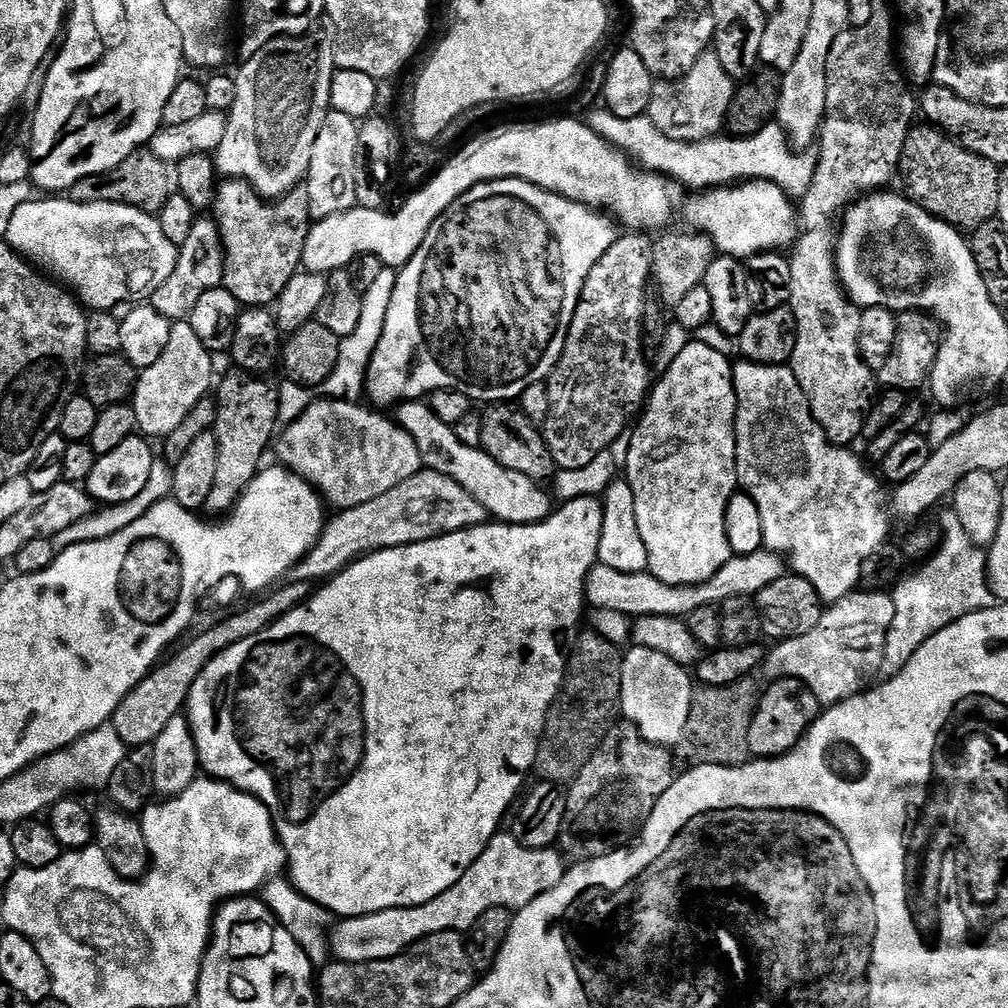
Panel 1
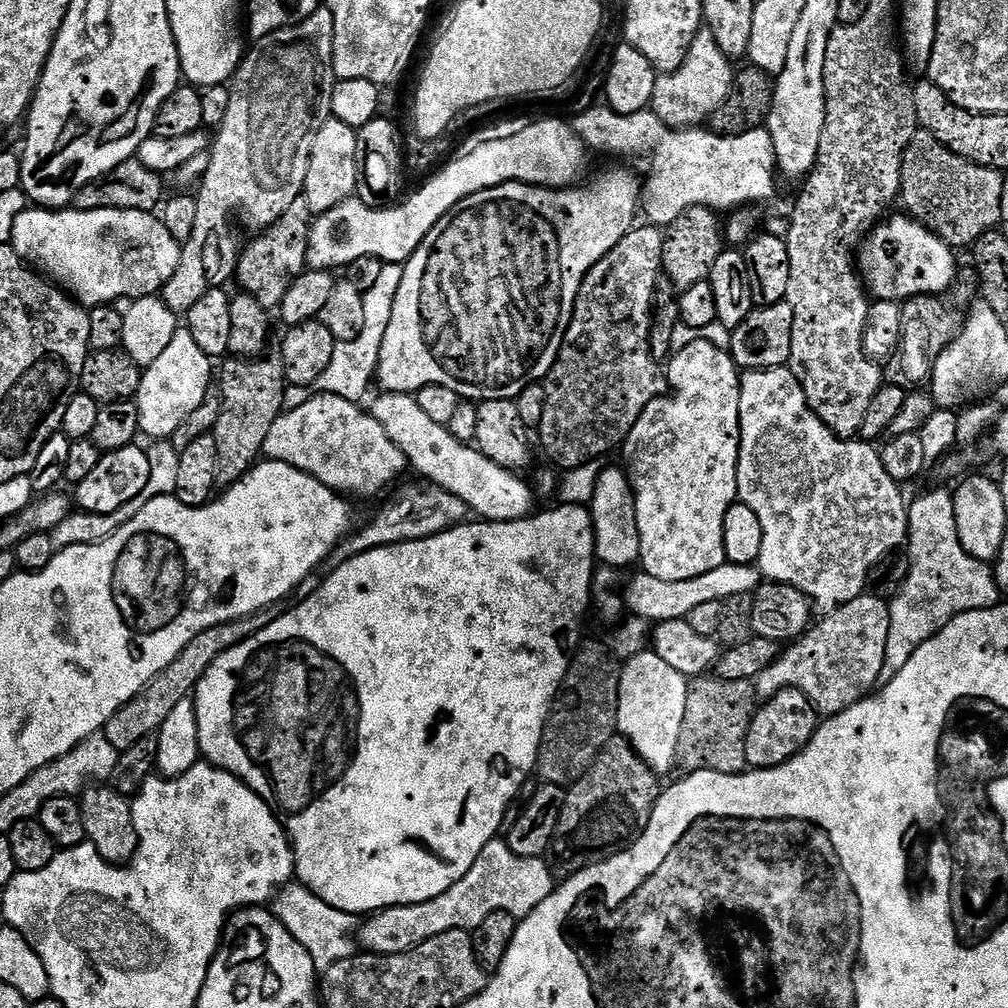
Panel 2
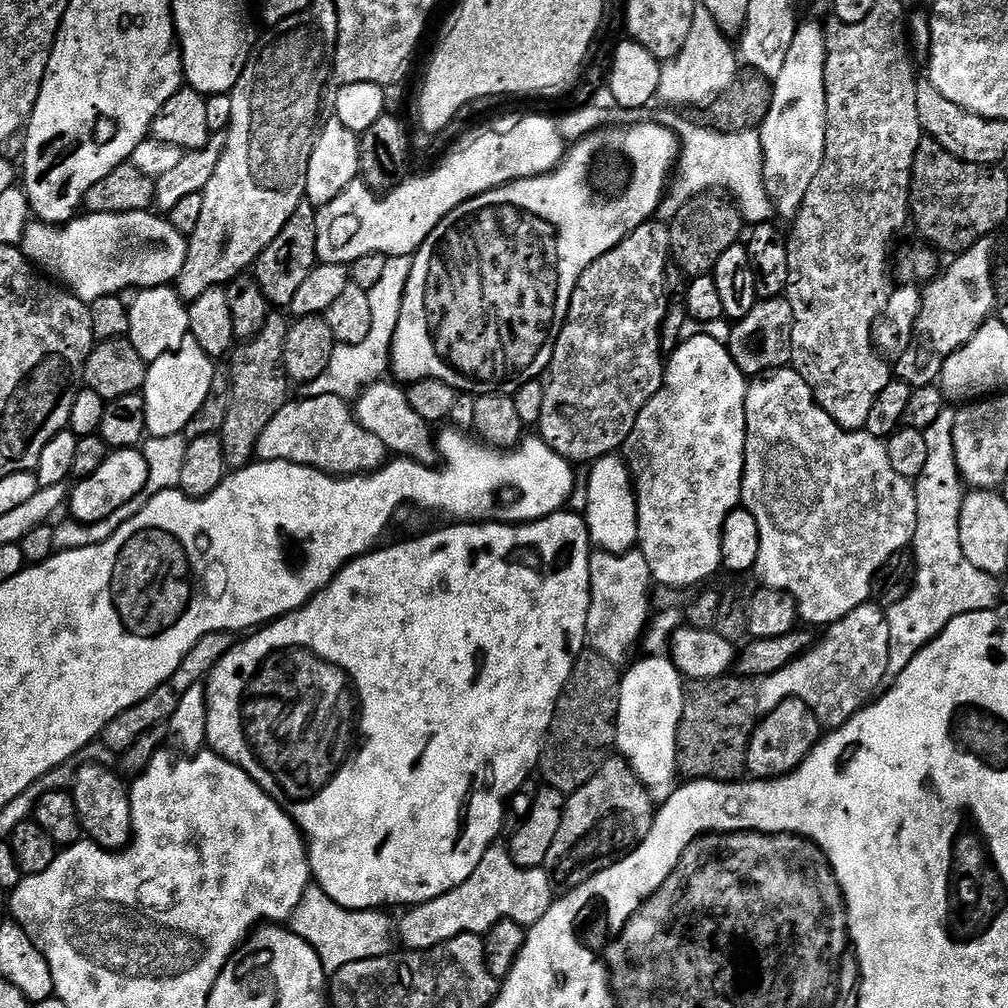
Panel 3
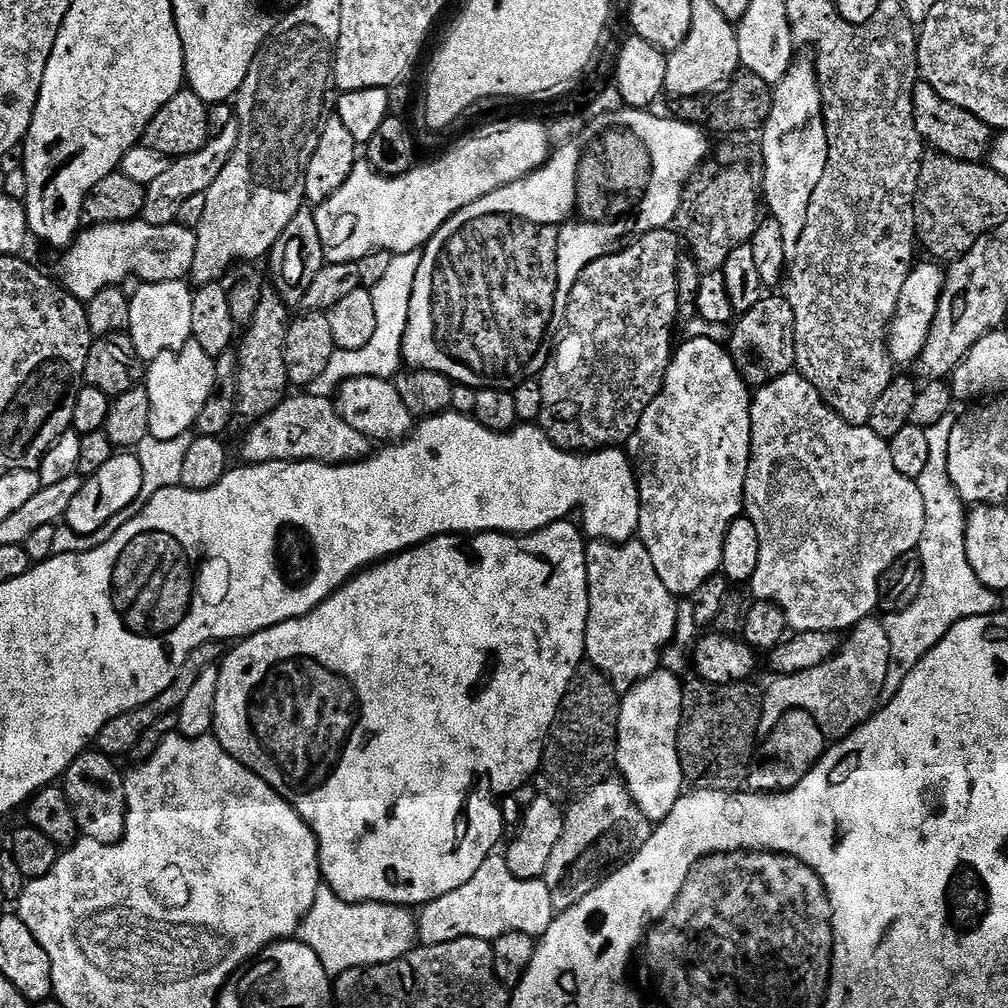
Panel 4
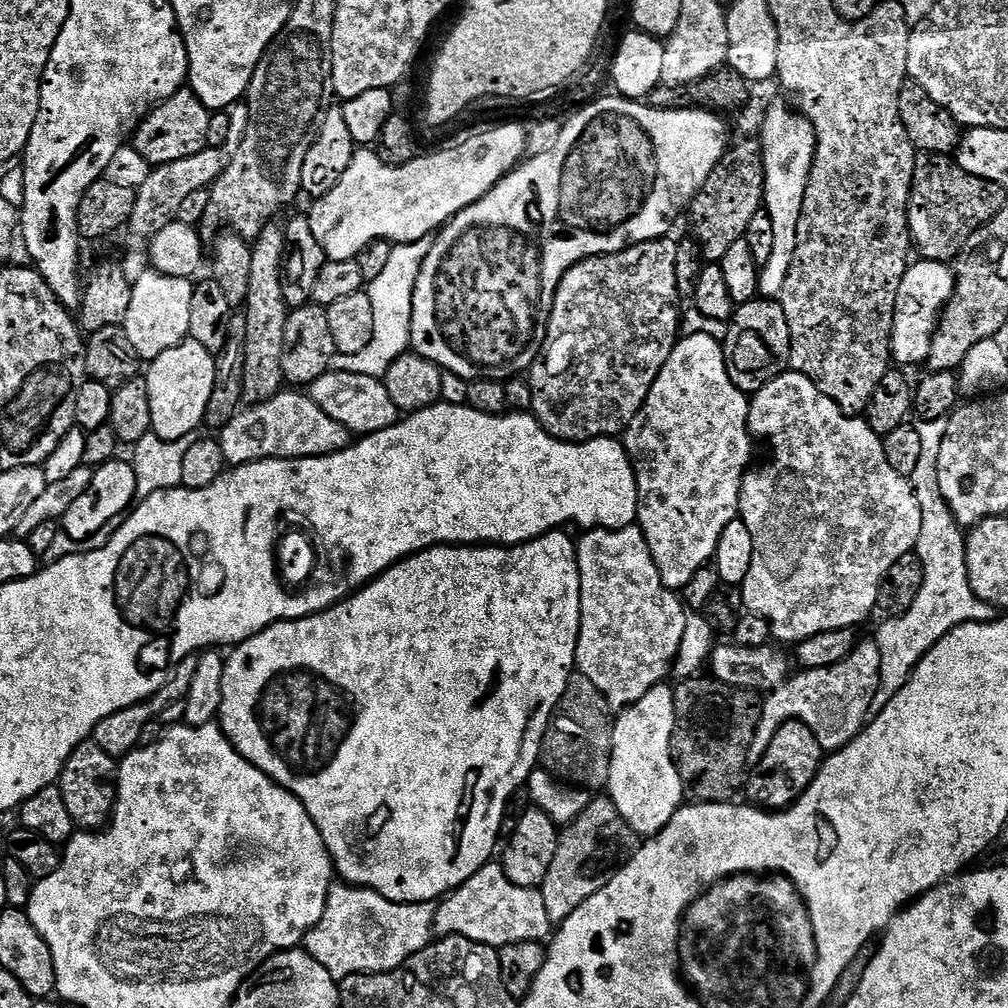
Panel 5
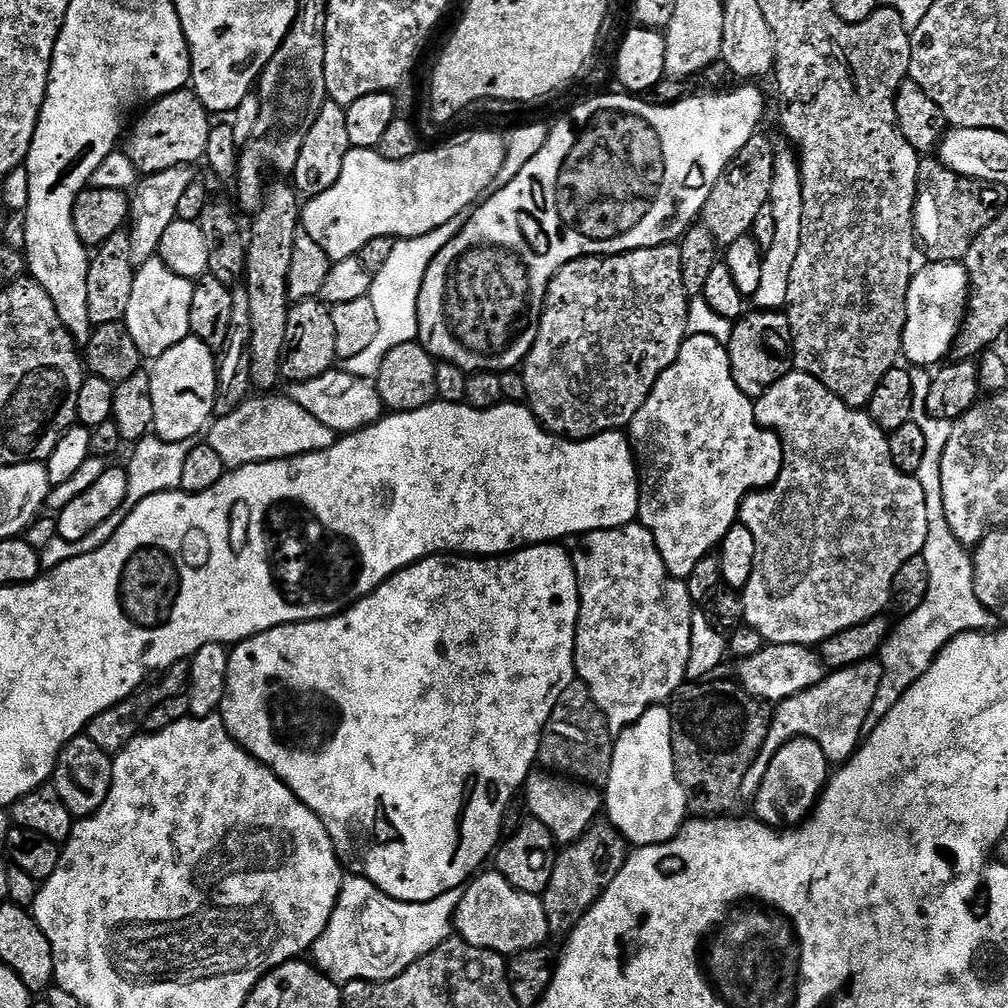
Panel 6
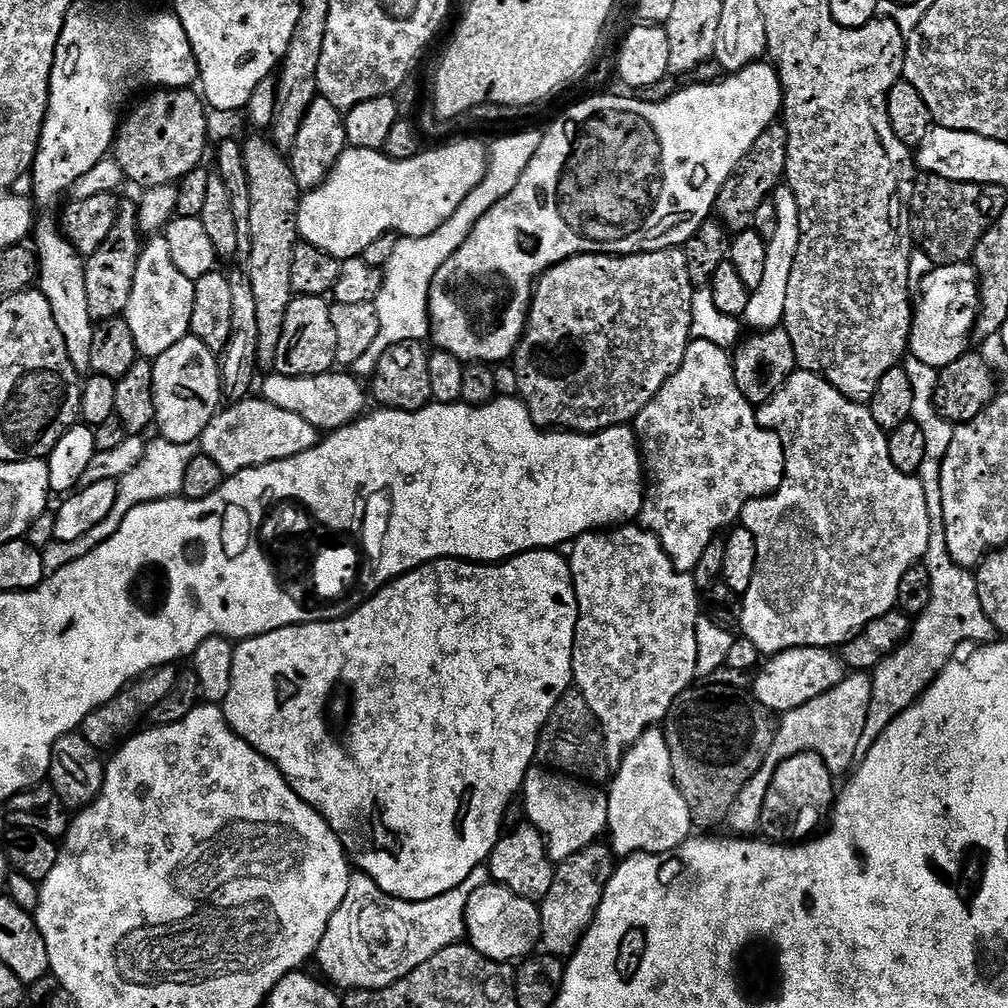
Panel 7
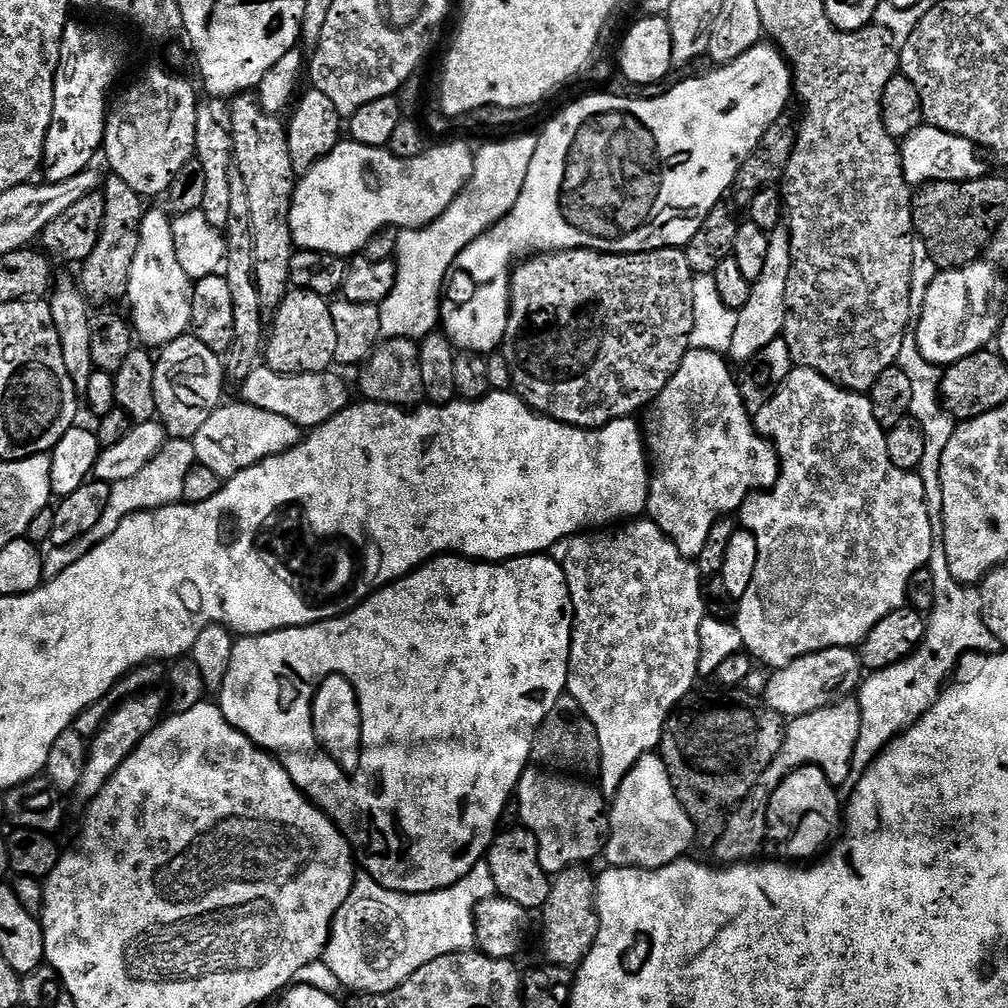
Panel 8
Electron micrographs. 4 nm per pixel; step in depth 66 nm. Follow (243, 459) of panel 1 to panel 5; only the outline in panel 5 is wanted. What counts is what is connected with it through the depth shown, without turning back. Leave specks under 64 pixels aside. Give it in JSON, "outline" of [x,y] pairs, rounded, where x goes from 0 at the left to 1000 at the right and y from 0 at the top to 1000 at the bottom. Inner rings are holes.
{"outline":[[[277,221],[266,222],[253,235],[248,256],[248,292],[240,312],[244,315],[240,391],[242,401],[259,401],[272,395],[283,384],[280,371],[280,339],[284,339],[284,319],[287,305],[282,298],[282,226]]]}

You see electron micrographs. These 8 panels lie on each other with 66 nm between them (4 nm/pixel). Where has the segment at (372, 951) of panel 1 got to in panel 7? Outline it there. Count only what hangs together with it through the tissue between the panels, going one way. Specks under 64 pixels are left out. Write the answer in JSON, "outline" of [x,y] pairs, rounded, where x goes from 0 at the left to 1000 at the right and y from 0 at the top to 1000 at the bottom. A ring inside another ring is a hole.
{"outline":[[[491,875],[479,877],[466,887],[460,919],[463,936],[487,952],[515,954],[529,947],[536,937],[535,900]]]}

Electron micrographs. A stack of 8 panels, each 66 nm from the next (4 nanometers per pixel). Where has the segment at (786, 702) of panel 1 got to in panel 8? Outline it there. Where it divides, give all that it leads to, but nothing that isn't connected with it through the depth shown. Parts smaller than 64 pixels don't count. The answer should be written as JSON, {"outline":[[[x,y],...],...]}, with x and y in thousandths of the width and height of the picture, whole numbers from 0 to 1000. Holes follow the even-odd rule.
{"outline":[[[811,758],[789,762],[772,776],[772,784],[764,788],[762,804],[756,813],[762,819],[761,832],[770,836],[769,848],[775,854],[809,854],[830,832],[835,821],[835,790],[833,794],[829,786],[832,786],[830,779],[821,775]]]}

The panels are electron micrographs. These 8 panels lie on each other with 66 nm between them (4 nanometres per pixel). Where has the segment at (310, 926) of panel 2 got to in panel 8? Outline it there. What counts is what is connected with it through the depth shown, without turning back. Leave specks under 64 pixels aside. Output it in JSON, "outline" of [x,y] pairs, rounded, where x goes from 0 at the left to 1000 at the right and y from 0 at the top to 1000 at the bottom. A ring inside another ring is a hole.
{"outline":[[[483,855],[472,857],[466,867],[459,869],[453,877],[447,877],[434,885],[392,885],[379,880],[370,869],[354,868],[343,895],[339,895],[331,911],[319,951],[335,970],[338,981],[350,980],[348,983],[353,986],[386,984],[399,978],[399,974],[403,974],[403,970],[407,970],[411,962],[419,962],[423,954],[431,954],[431,950],[438,950],[451,944],[469,943],[473,939],[472,900],[491,888],[490,867],[486,867]]]}

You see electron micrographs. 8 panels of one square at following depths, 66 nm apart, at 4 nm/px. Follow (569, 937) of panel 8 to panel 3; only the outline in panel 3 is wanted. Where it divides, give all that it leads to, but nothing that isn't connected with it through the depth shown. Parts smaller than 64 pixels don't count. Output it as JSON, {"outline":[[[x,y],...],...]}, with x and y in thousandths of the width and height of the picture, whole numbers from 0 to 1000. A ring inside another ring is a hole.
{"outline":[[[600,754],[593,768],[560,795],[558,819],[554,819],[554,827],[550,827],[550,839],[546,839],[540,856],[549,878],[556,883],[566,883],[609,859],[645,827],[648,813],[648,792],[623,755]]]}

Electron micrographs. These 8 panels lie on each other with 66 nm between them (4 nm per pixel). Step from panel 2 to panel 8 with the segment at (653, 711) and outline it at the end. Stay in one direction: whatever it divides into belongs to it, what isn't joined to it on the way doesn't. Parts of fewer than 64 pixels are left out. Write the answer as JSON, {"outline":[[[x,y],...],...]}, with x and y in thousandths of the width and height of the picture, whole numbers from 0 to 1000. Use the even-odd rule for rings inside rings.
{"outline":[[[643,747],[626,762],[606,795],[603,836],[597,849],[609,861],[656,861],[676,852],[690,828],[690,820],[671,792],[658,751]]]}

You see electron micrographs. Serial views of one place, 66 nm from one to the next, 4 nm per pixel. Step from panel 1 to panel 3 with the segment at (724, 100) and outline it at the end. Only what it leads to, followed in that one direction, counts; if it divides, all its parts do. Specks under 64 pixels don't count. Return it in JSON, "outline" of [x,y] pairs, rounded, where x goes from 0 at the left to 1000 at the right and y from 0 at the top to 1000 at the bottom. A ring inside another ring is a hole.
{"outline":[[[696,6],[690,7],[681,46],[677,46],[675,53],[655,68],[655,80],[651,90],[654,102],[671,109],[697,108],[726,84],[732,70],[730,60],[732,63],[732,52],[727,41],[718,35],[712,22],[704,18],[704,10]]]}

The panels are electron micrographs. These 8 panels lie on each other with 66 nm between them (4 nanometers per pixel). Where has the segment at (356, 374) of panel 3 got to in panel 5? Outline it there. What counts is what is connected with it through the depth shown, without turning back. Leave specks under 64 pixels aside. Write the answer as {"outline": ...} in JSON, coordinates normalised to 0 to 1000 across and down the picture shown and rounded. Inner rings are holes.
{"outline":[[[428,237],[412,238],[406,242],[394,242],[390,245],[379,272],[375,272],[375,276],[367,279],[363,286],[367,300],[371,304],[371,335],[367,335],[367,343],[363,343],[363,347],[355,347],[355,351],[346,353],[334,351],[329,357],[329,365],[332,368],[380,375],[389,360],[406,348],[411,284],[415,280],[419,260],[427,247],[429,247]]]}

